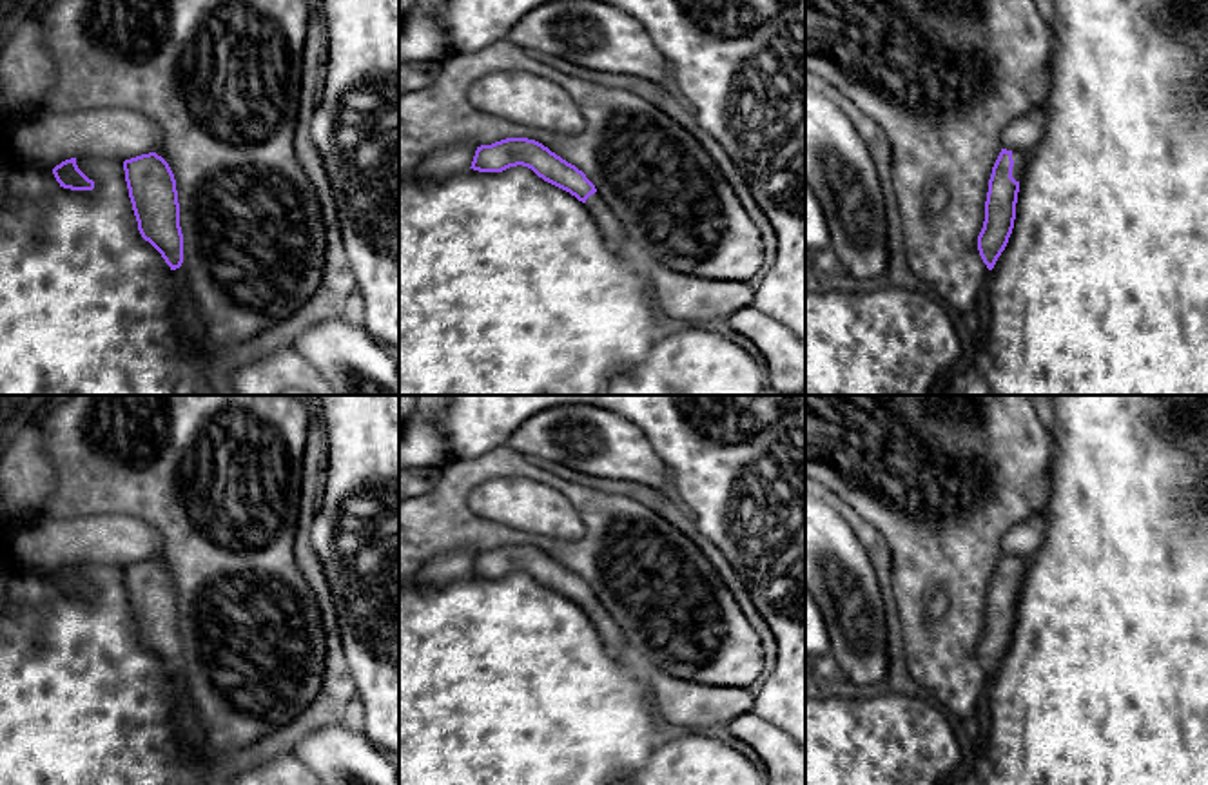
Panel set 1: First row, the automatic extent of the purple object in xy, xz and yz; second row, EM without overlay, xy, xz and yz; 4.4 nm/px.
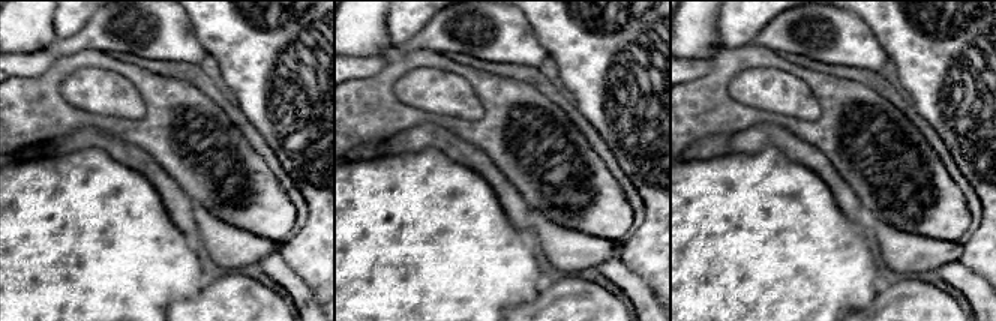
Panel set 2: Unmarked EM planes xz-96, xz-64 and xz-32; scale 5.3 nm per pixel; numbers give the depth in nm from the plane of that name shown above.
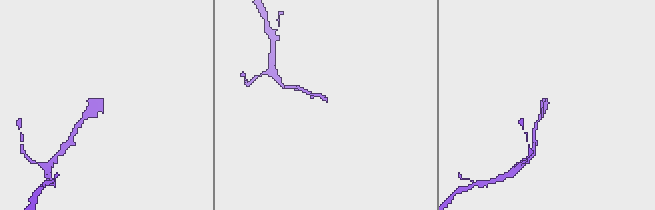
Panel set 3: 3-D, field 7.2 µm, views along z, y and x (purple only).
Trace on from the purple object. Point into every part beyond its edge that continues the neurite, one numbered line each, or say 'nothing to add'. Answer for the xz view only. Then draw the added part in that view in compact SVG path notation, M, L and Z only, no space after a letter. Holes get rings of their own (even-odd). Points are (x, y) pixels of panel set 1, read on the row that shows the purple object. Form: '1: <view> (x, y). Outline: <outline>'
1: xz (610, 227). Outline: M599 192L591 194L586 199L584 207L595 219L602 237L617 252L629 254L631 250L629 250L628 239L626 239L624 228L622 228L620 221L617 219L617 216L608 207L608 203L602 199L602 196Z

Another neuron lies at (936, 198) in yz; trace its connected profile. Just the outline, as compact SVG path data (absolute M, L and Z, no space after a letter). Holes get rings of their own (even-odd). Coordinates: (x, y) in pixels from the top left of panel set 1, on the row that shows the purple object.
M938 179L936 187L929 192L925 207L932 214L940 214L945 208L945 201L947 201L945 183L941 179Z

